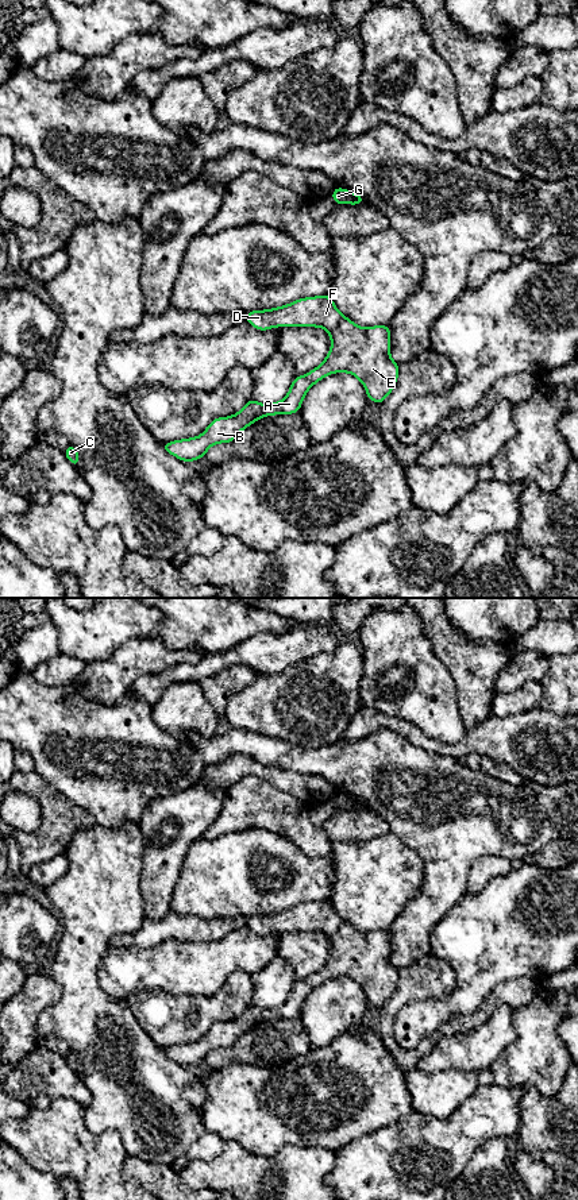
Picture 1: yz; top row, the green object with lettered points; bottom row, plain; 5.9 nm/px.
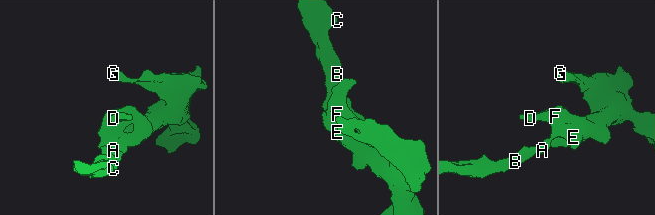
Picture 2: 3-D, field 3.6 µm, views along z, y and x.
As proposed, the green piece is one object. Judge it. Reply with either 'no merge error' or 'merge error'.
no merge error

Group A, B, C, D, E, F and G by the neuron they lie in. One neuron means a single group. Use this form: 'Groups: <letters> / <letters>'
Groups: A B C D E F G

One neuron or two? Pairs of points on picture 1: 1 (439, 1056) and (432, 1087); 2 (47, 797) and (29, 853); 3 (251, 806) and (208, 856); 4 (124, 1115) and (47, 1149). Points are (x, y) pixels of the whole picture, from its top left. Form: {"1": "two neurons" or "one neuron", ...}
{"1": "two neurons", "2": "one neuron", "3": "two neurons", "4": "two neurons"}

